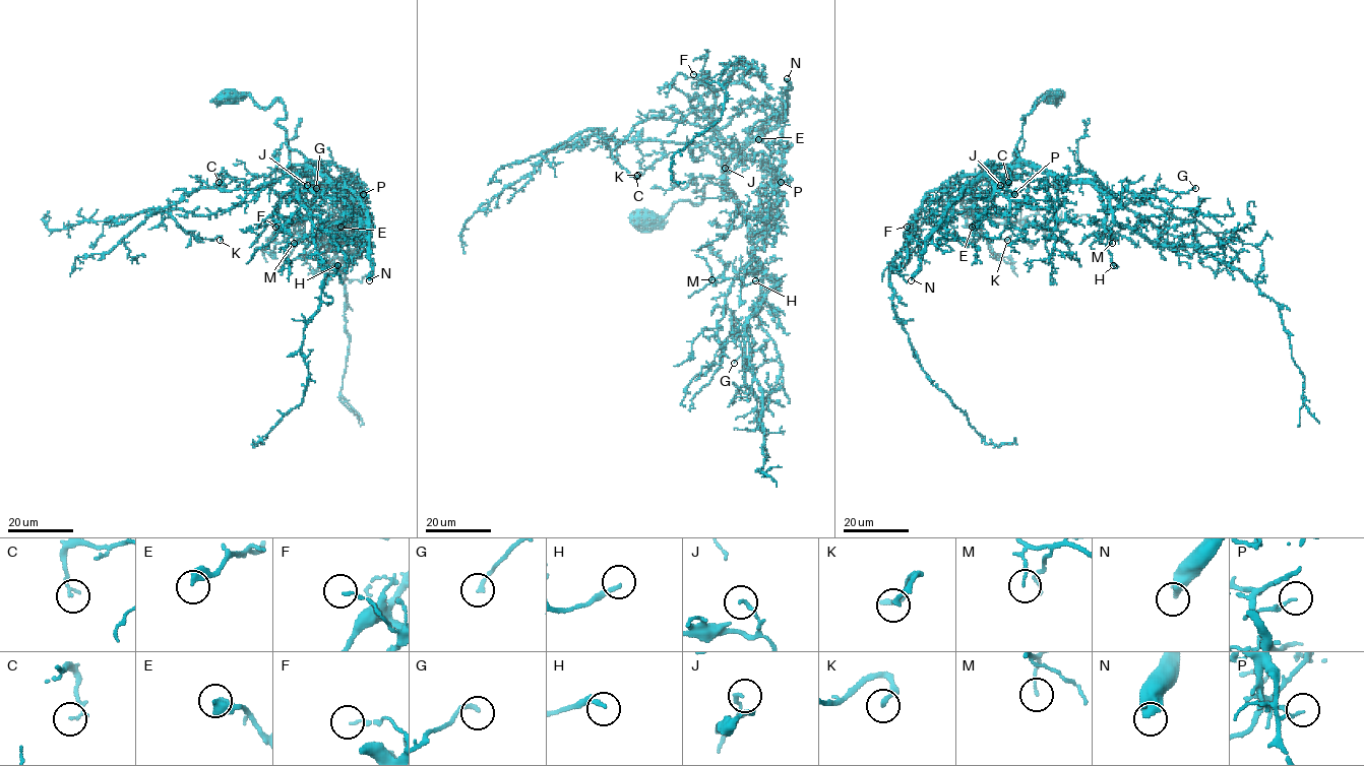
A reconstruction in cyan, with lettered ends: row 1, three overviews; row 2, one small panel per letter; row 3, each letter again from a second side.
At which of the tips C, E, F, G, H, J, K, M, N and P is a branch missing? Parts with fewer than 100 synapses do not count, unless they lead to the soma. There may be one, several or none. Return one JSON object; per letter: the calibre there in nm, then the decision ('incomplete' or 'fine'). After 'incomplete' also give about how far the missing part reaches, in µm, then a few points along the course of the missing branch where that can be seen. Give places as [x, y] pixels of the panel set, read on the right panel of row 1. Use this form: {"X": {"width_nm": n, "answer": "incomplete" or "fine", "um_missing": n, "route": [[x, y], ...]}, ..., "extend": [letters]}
{"C": {"width_nm": 110, "answer": "fine"}, "E": {"width_nm": 480, "answer": "fine"}, "F": {"width_nm": 100, "answer": "fine"}, "G": {"width_nm": 180, "answer": "fine"}, "H": {"width_nm": 190, "answer": "fine"}, "J": {"width_nm": 160, "answer": "fine"}, "K": {"width_nm": 200, "answer": "fine"}, "M": {"width_nm": 110, "answer": "fine"}, "N": {"width_nm": 480, "answer": "incomplete", "um_missing": 300}, "P": {"width_nm": 100, "answer": "fine"}, "extend": ["N"]}

